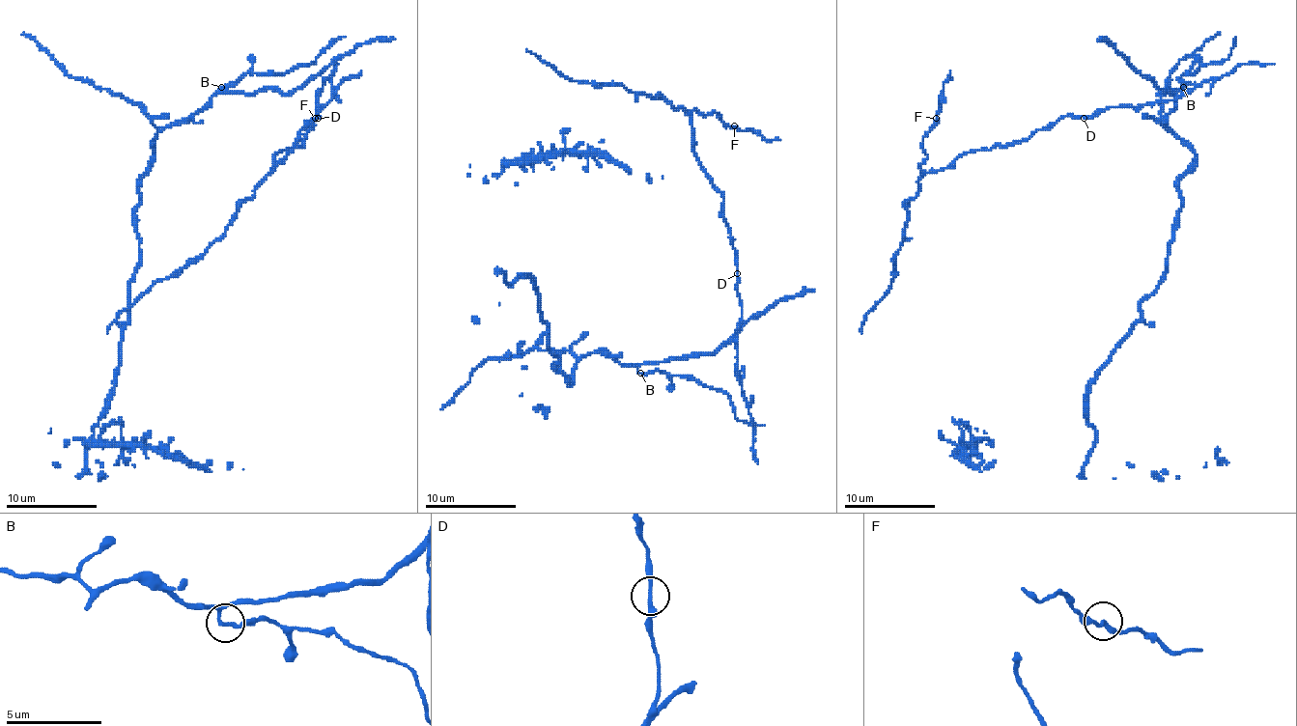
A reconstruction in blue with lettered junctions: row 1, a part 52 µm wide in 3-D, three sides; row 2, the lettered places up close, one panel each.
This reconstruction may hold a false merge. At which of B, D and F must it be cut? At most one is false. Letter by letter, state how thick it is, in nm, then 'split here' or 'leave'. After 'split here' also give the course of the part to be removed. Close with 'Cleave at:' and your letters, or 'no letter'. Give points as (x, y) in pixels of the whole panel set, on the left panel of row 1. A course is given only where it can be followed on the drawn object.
B: calibre 160 nm; leave
D: calibre 200 nm; leave
F: calibre 190 nm; leave
Cleave at: no letter

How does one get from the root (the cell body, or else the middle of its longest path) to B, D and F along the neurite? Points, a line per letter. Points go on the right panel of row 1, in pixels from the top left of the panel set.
B: (1174, 100), (1174, 96), (1183, 87)
D: (1174, 100), (1186, 72), (1222, 62), (1231, 52), (1238, 64), (1228, 72), (1172, 100), (1111, 107), (1084, 118)
F: (1174, 100), (1186, 72), (1231, 52), (1228, 72), (1172, 100), (1061, 116), (925, 173), (923, 139), (937, 118)

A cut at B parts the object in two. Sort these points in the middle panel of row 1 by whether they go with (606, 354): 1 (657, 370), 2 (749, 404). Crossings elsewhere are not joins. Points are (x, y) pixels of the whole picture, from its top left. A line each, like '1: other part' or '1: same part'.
1: other part
2: same part

